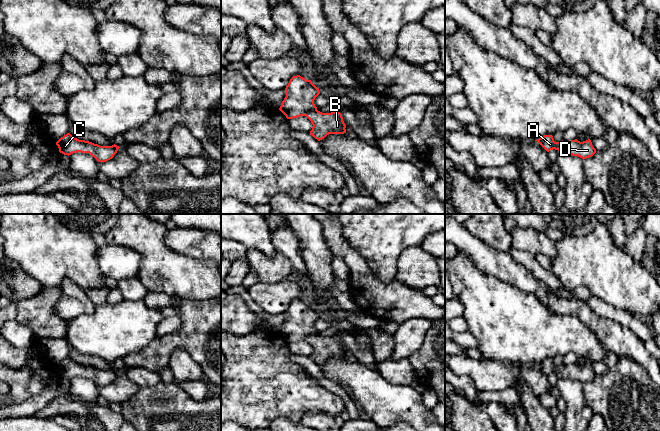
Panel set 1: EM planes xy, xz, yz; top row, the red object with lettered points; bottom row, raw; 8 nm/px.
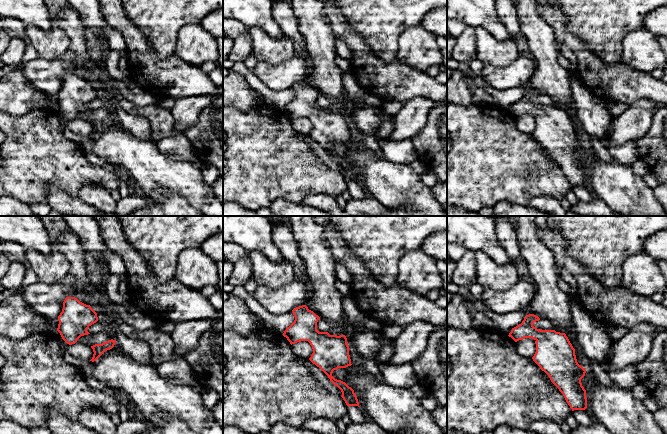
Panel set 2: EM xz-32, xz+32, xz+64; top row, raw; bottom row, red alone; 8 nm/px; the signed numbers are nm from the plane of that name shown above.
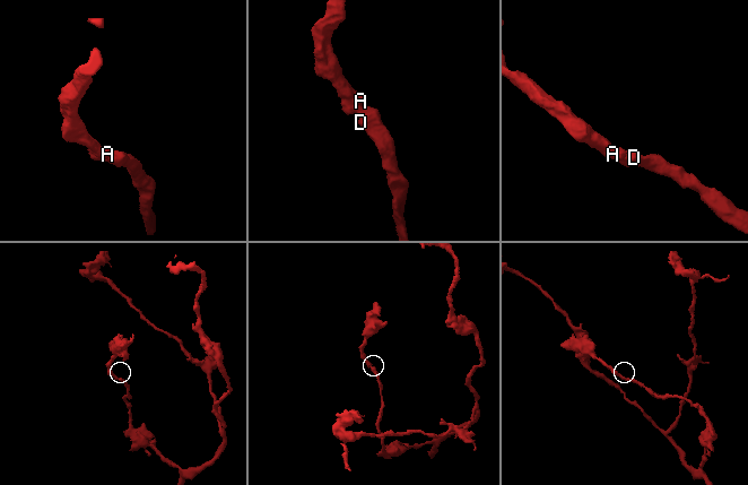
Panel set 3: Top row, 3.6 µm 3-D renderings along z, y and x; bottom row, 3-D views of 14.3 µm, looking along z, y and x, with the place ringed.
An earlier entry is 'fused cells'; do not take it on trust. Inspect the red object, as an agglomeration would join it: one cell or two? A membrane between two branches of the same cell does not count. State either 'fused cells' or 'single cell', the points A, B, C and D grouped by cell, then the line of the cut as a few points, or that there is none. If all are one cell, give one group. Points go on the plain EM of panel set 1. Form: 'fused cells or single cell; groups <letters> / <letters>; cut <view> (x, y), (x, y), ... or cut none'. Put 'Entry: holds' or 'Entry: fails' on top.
Entry: fails
single cell; groups A B C D; cut none

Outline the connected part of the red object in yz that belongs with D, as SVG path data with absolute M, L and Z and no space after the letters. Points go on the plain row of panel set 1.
M544 359L535 365L537 365L547 376L555 373L559 375L559 378L578 380L583 384L592 381L596 377L596 373L593 371L590 363L583 366L577 363L567 366L563 364L561 366L555 366L552 359Z

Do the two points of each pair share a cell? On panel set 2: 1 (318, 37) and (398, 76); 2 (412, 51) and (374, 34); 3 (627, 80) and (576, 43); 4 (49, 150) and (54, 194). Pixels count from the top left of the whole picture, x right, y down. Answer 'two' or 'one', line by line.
1: two
2: two
3: one
4: two

